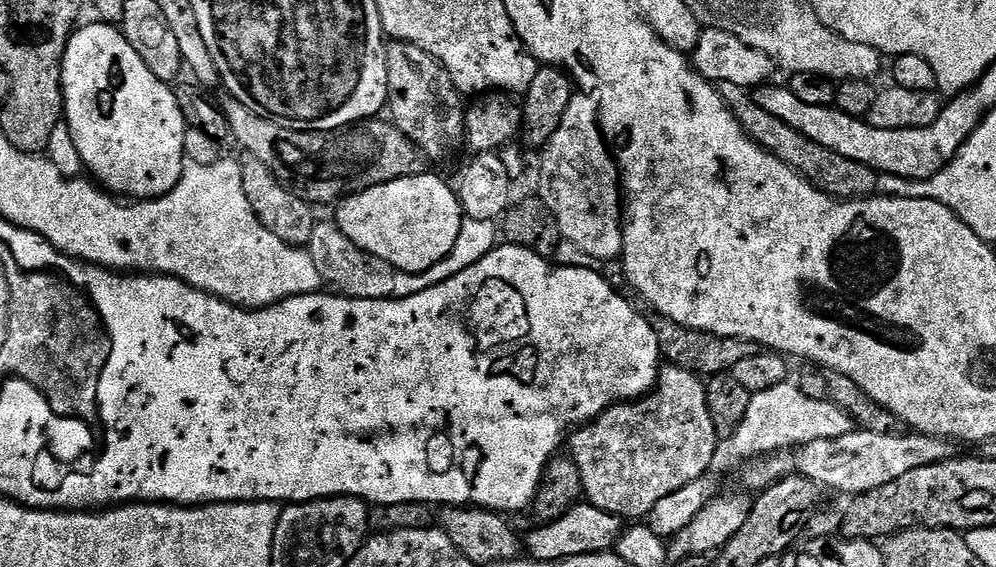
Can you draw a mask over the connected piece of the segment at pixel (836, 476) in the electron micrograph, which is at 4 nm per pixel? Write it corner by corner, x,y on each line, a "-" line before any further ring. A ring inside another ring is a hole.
853,430
842,434
842,438
810,442
791,454
776,454
753,463
747,467
750,469
746,472
744,482
750,488
763,490
793,472
797,476
805,476
808,480
814,481
821,489
828,491
829,488
832,492
845,492
845,497
851,498
866,494
870,490
878,490
878,486
886,486
886,482
894,482
902,478
902,474
910,474
910,470
951,460
954,455
953,445
937,436
919,434
895,436
896,434
892,430
886,432

